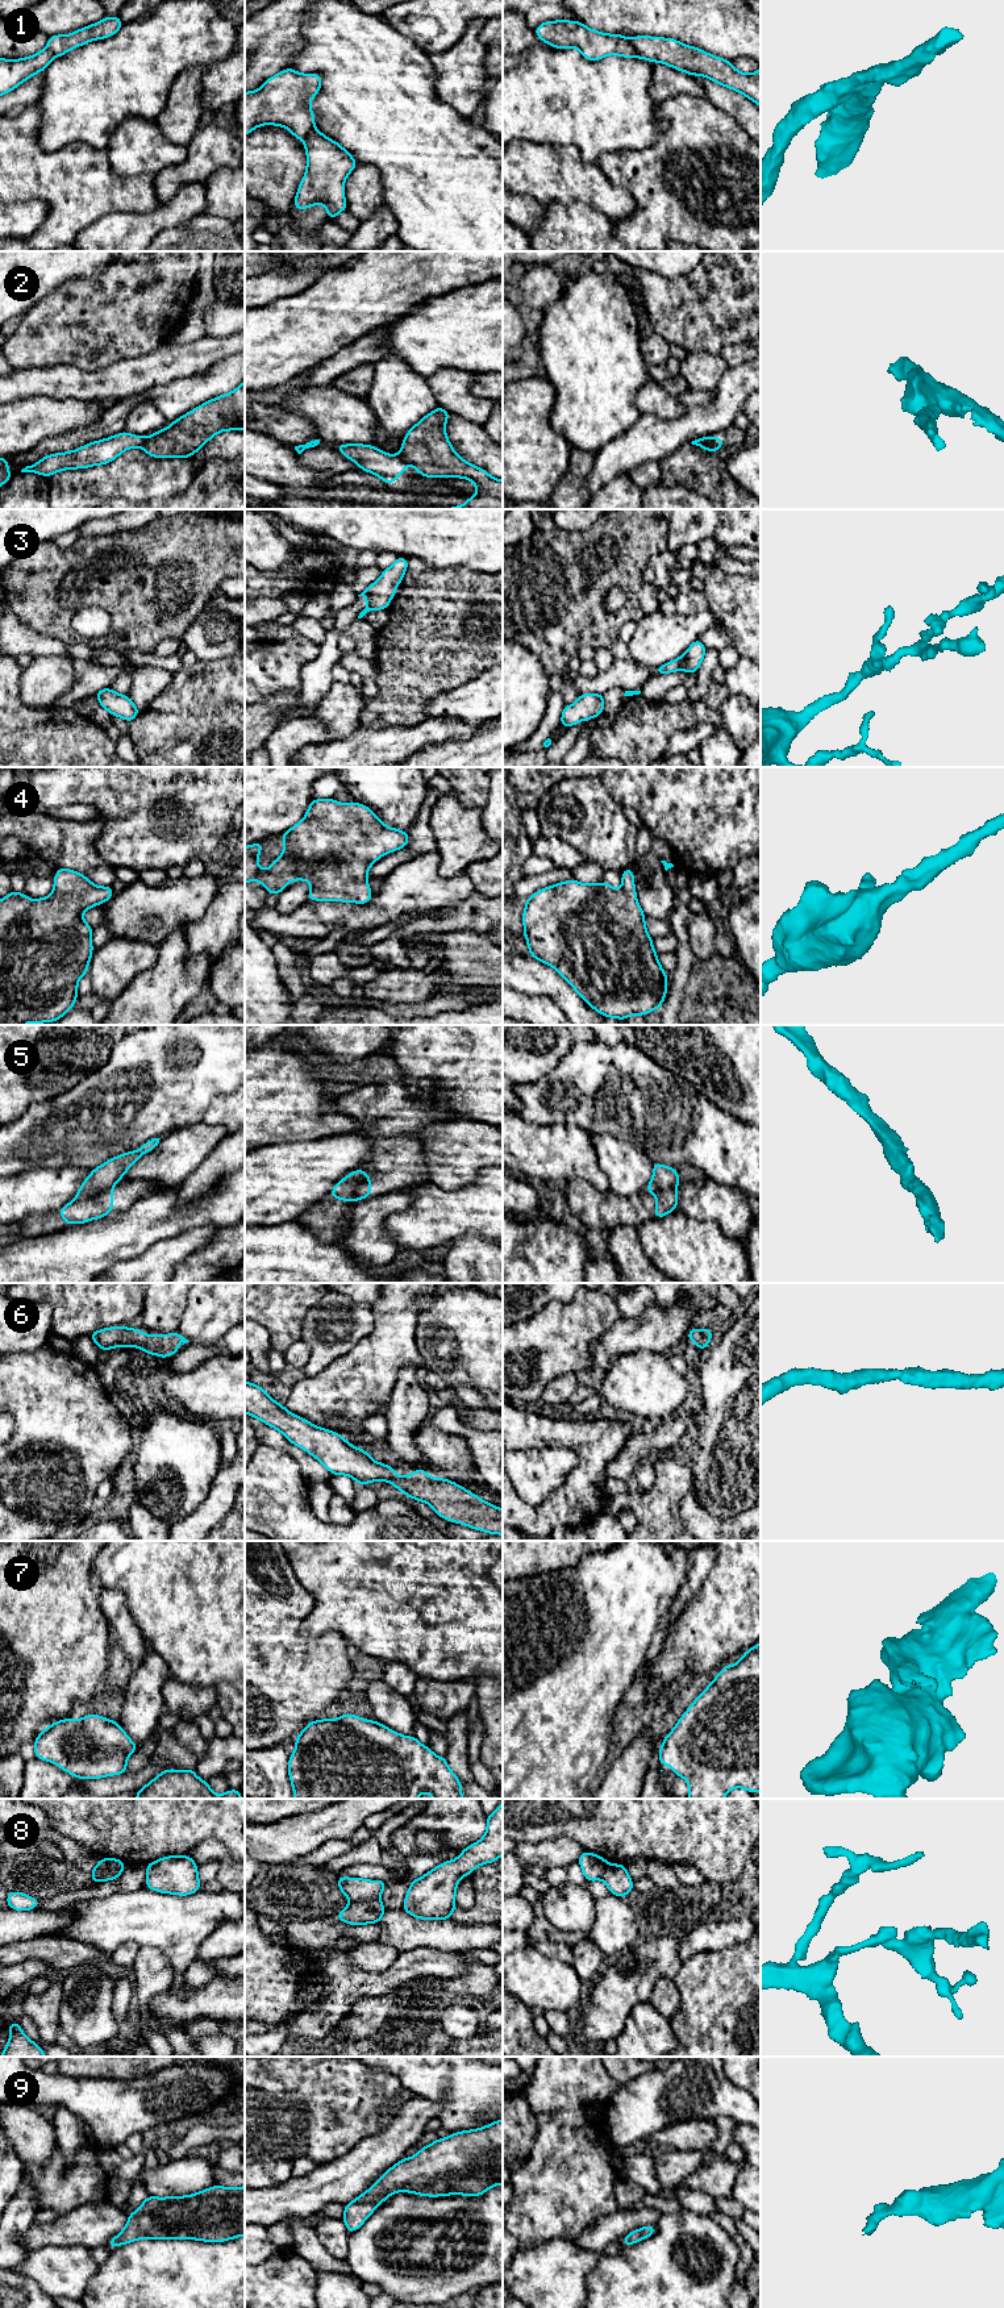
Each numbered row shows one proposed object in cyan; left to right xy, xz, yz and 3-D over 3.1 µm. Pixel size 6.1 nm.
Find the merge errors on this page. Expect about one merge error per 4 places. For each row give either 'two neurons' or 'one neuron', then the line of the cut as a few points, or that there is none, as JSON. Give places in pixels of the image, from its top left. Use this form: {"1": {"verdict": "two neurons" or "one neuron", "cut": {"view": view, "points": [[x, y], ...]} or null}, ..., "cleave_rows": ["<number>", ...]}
{"1": {"verdict": "two neurons", "cut": {"view": "yz", "points": [[629, 41], [641, 57]]}}, "2": {"verdict": "two neurons", "cut": {"view": "xy", "points": [[145, 437], [141, 446]]}}, "3": {"verdict": "one neuron", "cut": null}, "4": {"verdict": "one neuron", "cut": null}, "5": {"verdict": "two neurons", "cut": {"view": "xy", "points": [[111, 1186], [91, 1196], [76, 1199]]}}, "6": {"verdict": "one neuron", "cut": null}, "7": {"verdict": "one neuron", "cut": null}, "8": {"verdict": "two neurons", "cut": {"view": "xz", "points": [[378, 1899], [357, 1899], [350, 1902]]}}, "9": {"verdict": "one neuron", "cut": null}, "cleave_rows": ["1", "2", "5", "8"]}

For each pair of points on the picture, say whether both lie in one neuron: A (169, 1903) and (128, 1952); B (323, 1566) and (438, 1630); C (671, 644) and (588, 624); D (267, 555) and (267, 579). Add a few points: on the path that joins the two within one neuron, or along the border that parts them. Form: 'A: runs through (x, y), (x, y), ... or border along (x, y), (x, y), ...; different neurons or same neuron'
A: border along (140, 1945), (123, 1942), (111, 1954); different neurons
B: runs through (351, 1566), (373, 1583), (378, 1583), (409, 1615); same neuron
C: border along (644, 615), (637, 623); different neurons
D: border along (291, 551), (290, 559), (276, 570), (258, 570); different neurons

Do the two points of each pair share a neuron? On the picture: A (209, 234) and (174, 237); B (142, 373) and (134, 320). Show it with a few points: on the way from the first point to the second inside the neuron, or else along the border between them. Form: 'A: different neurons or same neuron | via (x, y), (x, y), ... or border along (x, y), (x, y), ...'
A: same neuron | via (200, 237), (183, 237)
B: different neurons | border along (165, 342), (141, 355), (126, 357), (109, 363)

